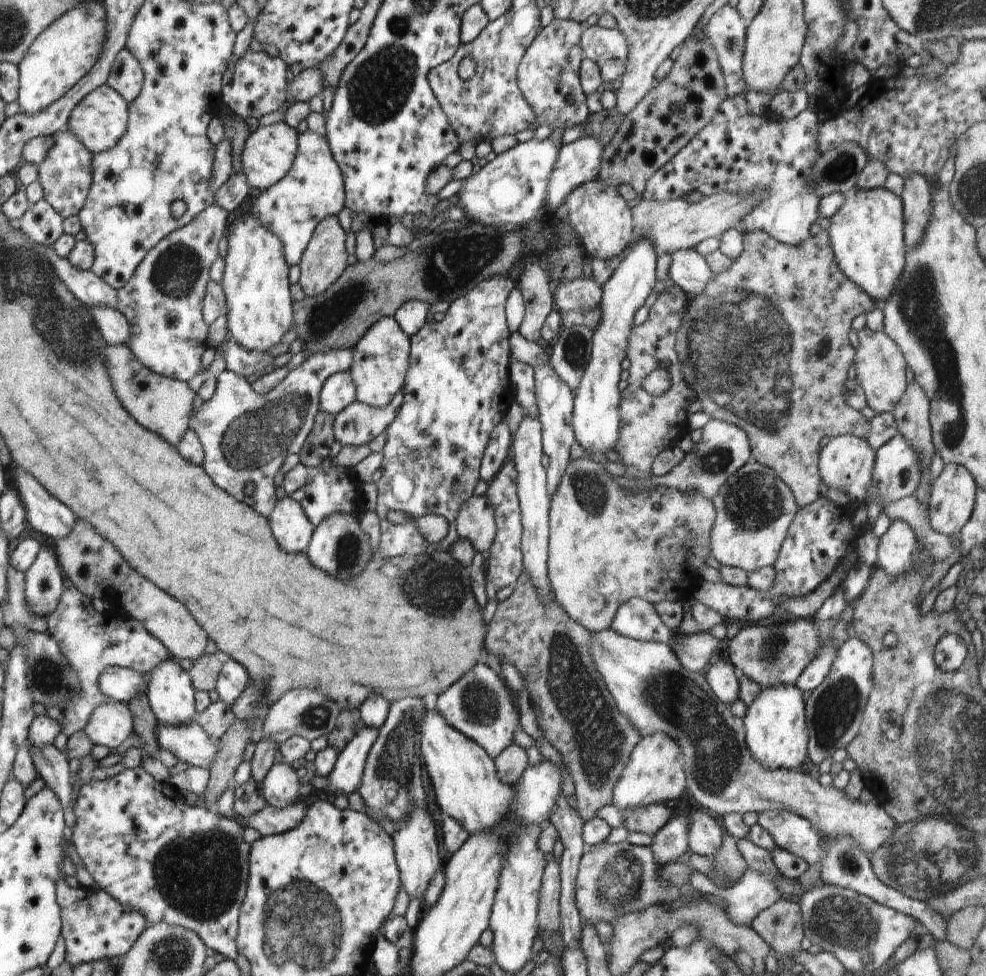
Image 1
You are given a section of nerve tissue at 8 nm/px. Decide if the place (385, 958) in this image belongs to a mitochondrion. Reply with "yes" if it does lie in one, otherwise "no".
no

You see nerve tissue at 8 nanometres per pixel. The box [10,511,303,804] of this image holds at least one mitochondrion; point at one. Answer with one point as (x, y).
(51, 676)

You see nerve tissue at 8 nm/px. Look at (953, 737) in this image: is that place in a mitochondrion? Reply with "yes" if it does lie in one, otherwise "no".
yes

